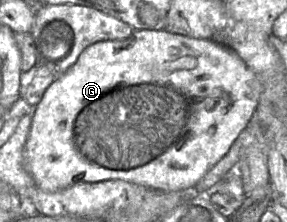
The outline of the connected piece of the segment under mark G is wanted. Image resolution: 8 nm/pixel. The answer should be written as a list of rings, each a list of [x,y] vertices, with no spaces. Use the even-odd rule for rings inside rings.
[[[134,30],[132,35],[122,40],[103,40],[88,46],[78,57],[77,61],[61,76],[46,89],[42,99],[32,108],[32,122],[30,132],[24,148],[24,165],[26,170],[32,176],[35,185],[41,190],[47,192],[56,192],[72,186],[77,183],[95,183],[103,180],[124,180],[131,183],[139,184],[148,188],[154,188],[163,191],[181,191],[187,189],[194,189],[200,180],[204,177],[206,172],[218,162],[229,150],[231,144],[235,141],[240,132],[246,127],[251,119],[262,92],[262,82],[258,76],[245,64],[245,62],[231,49],[207,39],[197,39],[180,34],[162,30]]]

